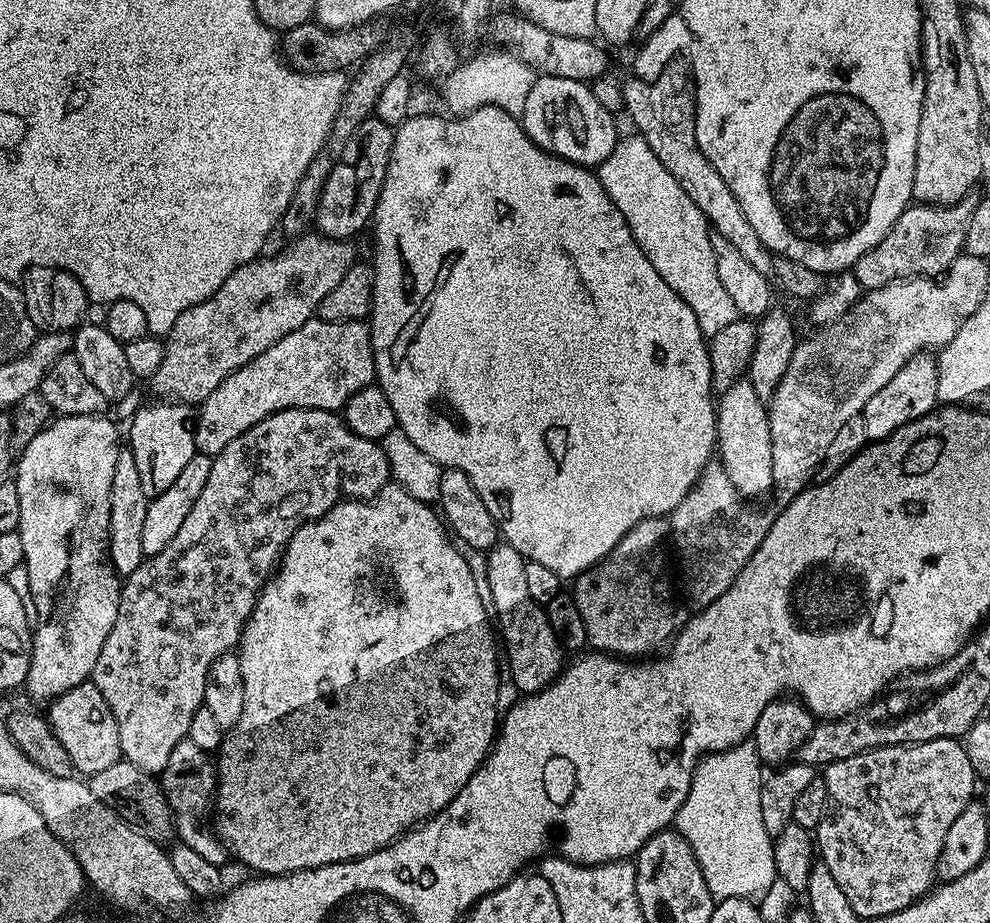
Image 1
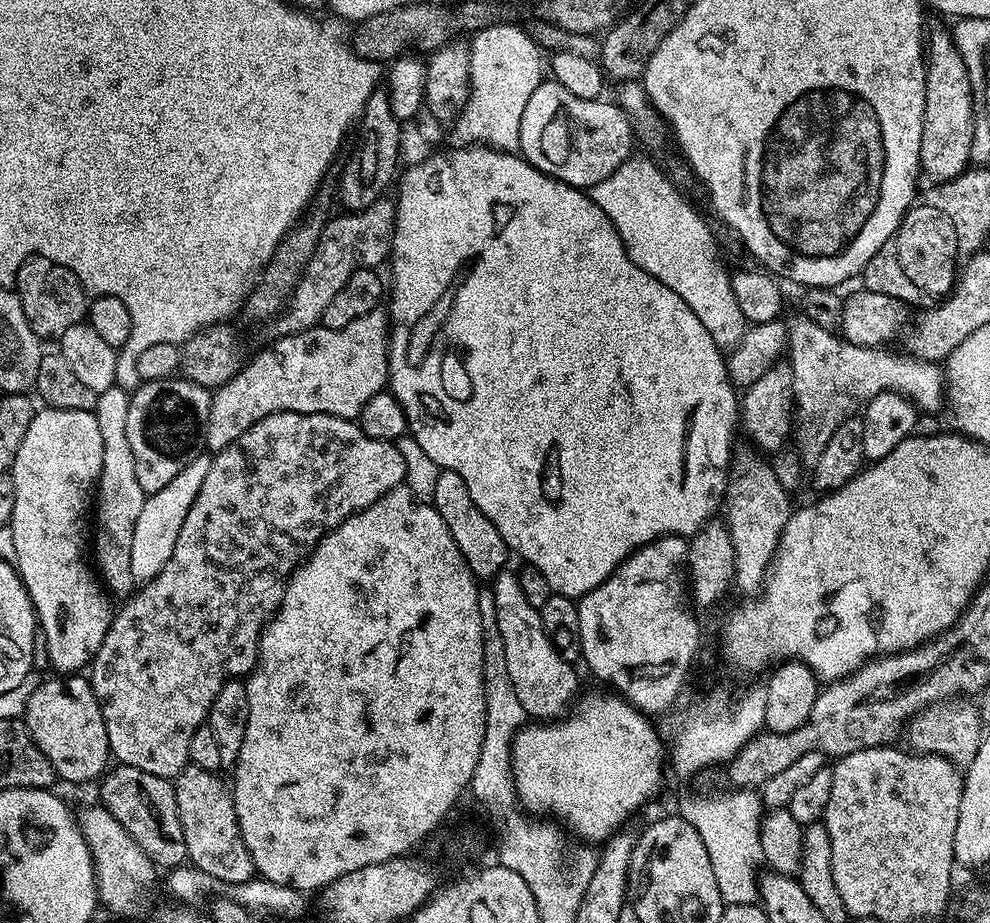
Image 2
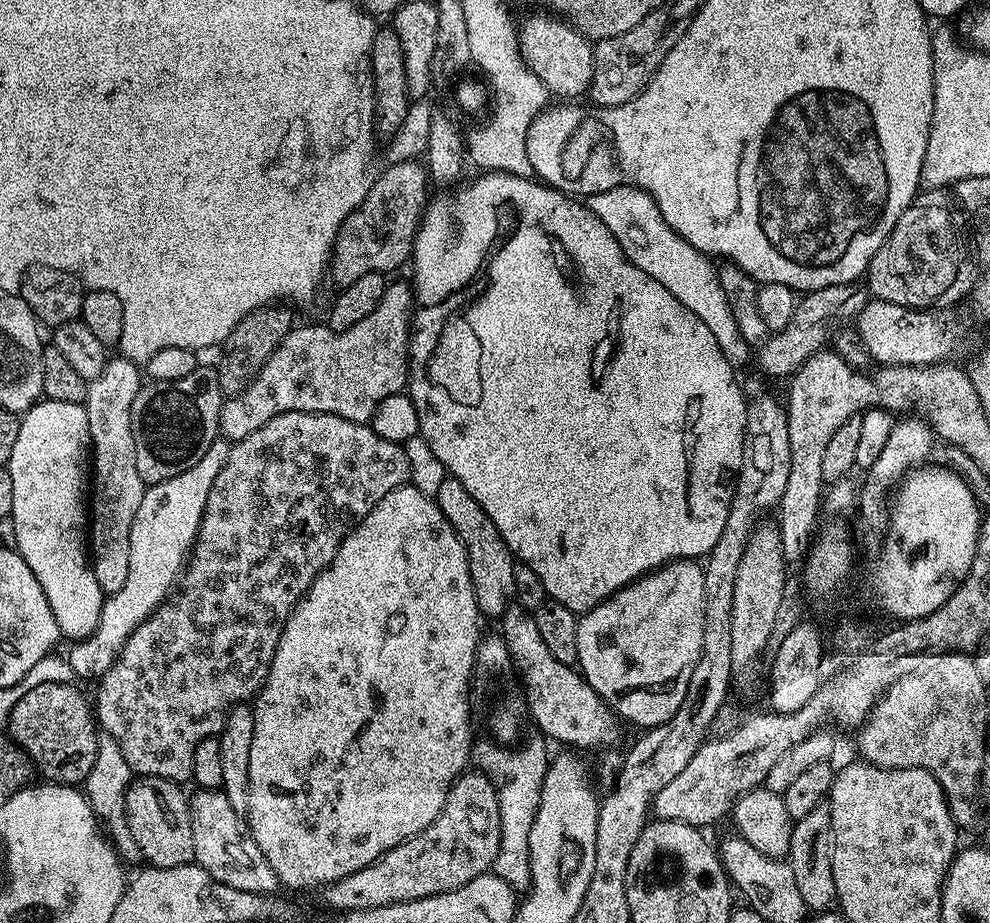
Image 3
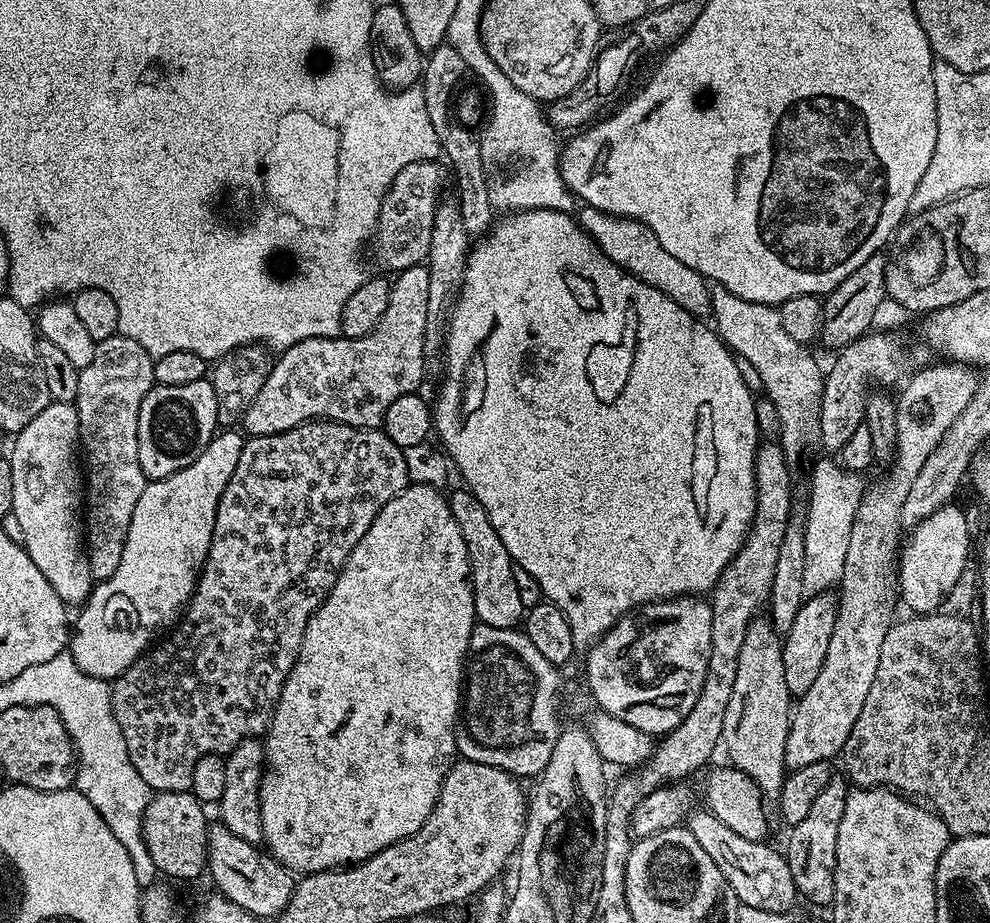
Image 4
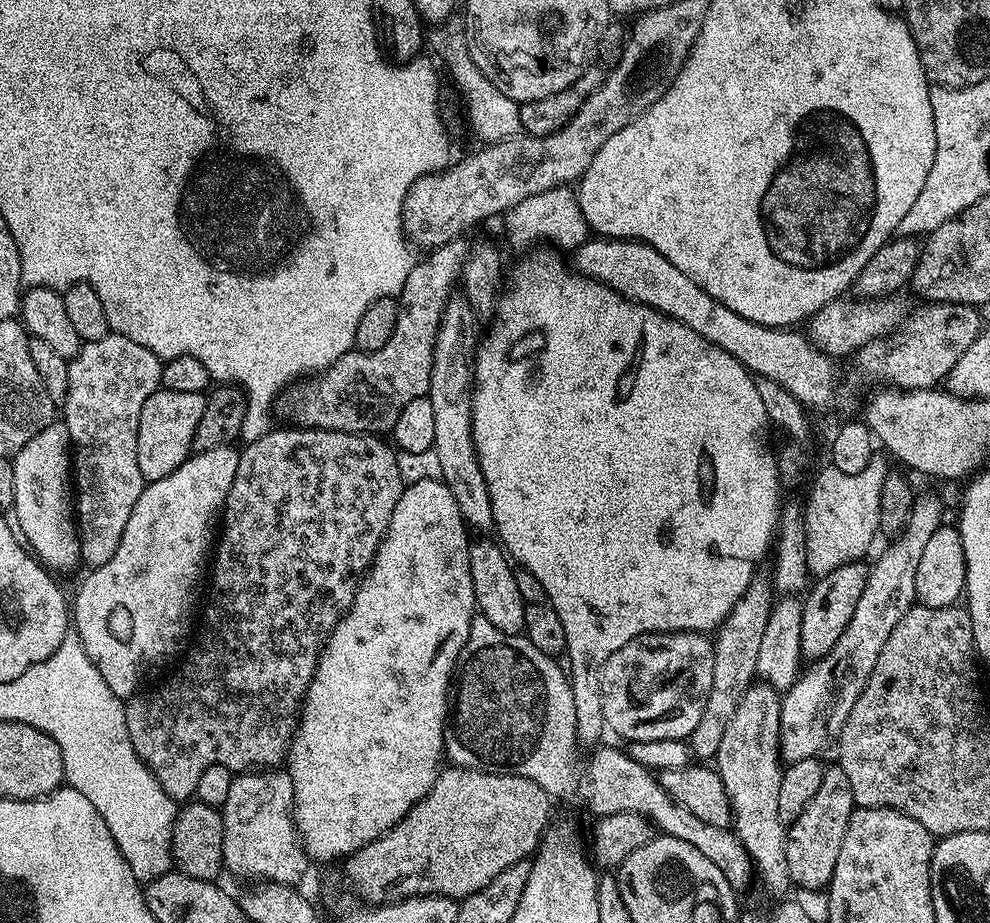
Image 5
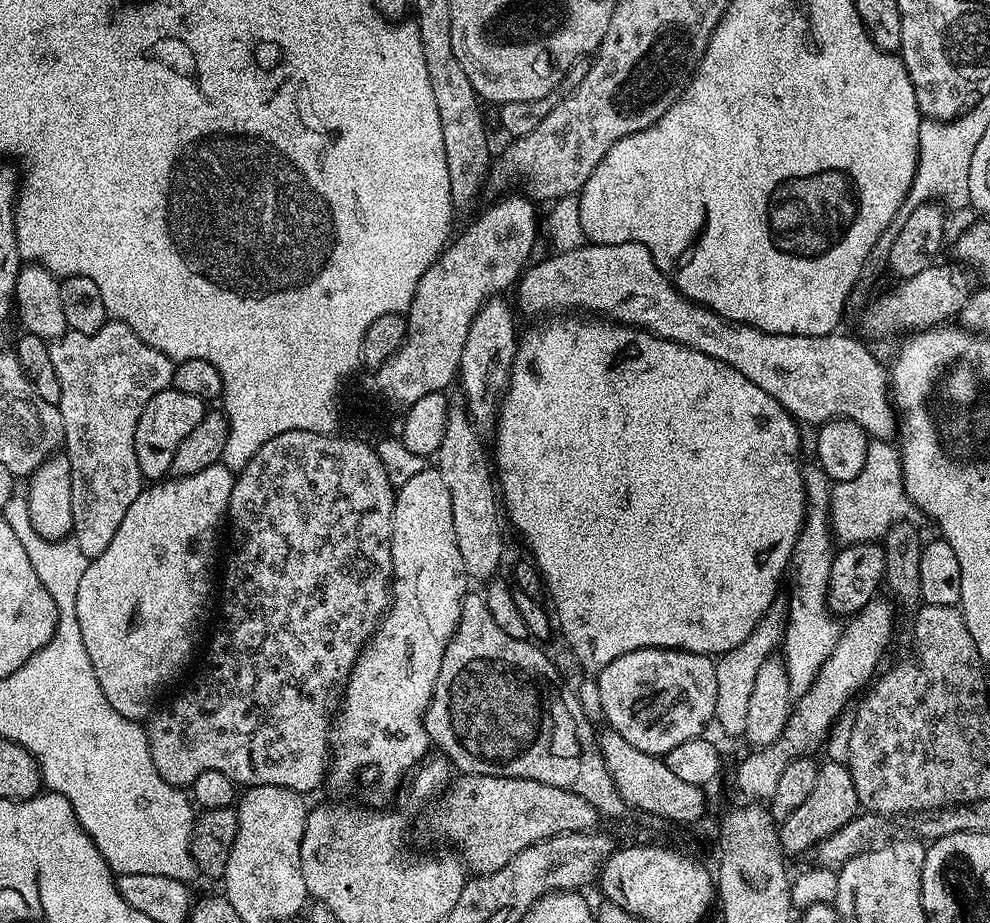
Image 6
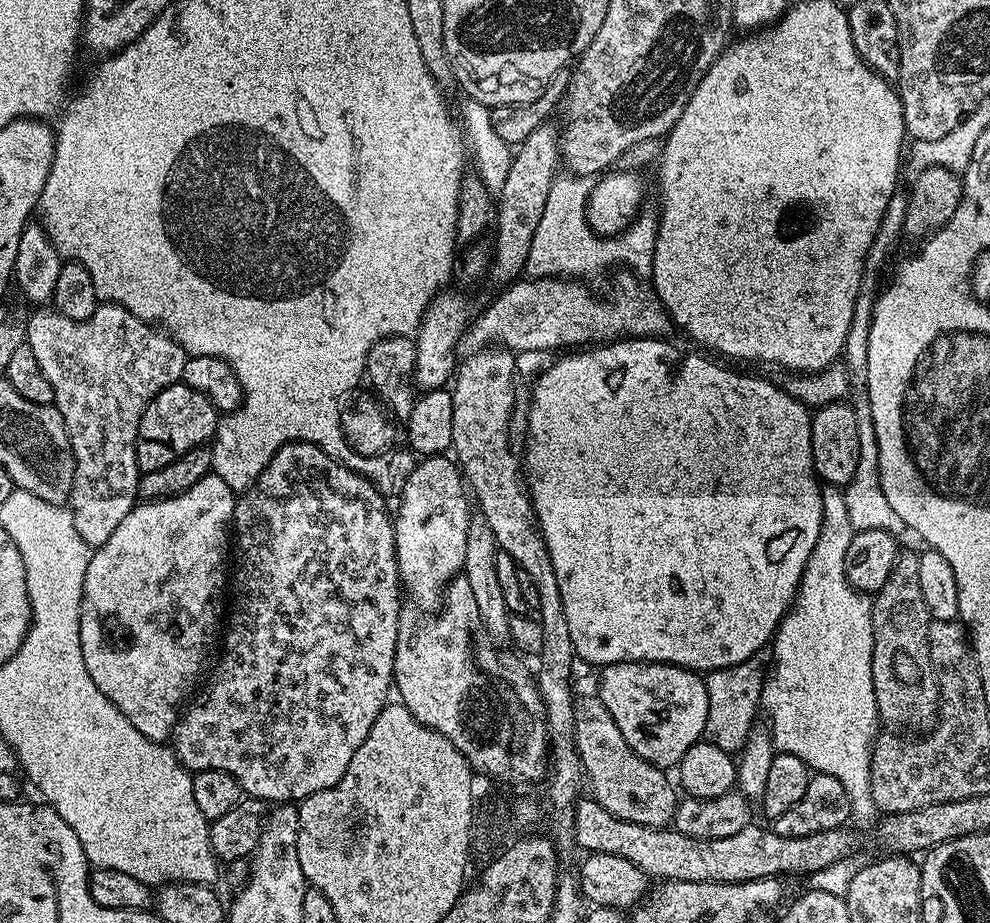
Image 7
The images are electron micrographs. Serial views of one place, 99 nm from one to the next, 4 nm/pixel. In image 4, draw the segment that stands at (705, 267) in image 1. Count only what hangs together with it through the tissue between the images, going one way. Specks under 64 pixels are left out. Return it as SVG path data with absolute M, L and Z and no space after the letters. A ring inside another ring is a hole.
M584 206L581 209L578 223L600 247L606 259L613 260L619 268L632 273L637 280L645 280L650 286L662 290L690 315L701 318L712 316L712 289L709 281L705 280L702 274L698 274L698 270L690 270L686 262L678 262L674 254L669 254L666 246L658 242L658 234L654 234L650 226L640 220L609 216L607 212L597 208Z

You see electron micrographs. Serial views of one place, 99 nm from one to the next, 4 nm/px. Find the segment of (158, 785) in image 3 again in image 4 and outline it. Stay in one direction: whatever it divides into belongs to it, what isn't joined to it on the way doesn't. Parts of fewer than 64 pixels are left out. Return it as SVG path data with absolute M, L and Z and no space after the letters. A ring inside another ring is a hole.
M158 792L151 797L148 811L142 821L142 835L148 844L150 858L154 858L154 866L161 877L173 876L176 880L196 880L205 875L208 867L208 830L210 819L205 805L193 792Z

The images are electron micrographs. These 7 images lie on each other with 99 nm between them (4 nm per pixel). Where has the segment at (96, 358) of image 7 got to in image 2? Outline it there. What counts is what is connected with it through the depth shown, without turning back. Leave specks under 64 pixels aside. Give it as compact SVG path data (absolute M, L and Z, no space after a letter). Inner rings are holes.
M120 386L99 393L96 397L95 414L98 418L98 430L102 433L102 470L100 479L94 489L94 539L91 541L91 551L96 551L94 568L98 573L109 597L127 598L136 591L138 581L134 578L134 568L130 566L130 548L134 546L134 526L138 526L138 514L142 514L142 506L146 494L142 486L138 486L138 477L134 470L134 454L130 450L130 441L126 438L126 410L130 410L129 393L123 392Z

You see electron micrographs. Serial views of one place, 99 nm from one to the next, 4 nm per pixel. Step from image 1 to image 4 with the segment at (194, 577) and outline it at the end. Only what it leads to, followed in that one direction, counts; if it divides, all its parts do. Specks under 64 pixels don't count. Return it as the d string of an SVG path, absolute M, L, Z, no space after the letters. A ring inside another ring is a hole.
M312 420L309 424L300 424L282 434L245 439L244 449L238 457L238 467L230 477L230 482L226 482L226 490L222 490L222 498L218 502L214 534L204 569L200 571L200 580L196 583L196 590L192 593L178 623L163 637L164 641L161 639L153 643L144 655L139 656L110 684L114 718L118 722L118 730L122 730L126 754L130 754L134 770L142 774L142 782L146 782L146 786L153 793L189 791L194 778L194 766L198 763L198 758L202 758L202 754L227 754L243 740L260 738L267 733L268 723L272 720L276 703L282 694L282 686L300 653L302 638L306 634L310 618L328 597L328 591L332 589L340 571L346 566L354 546L362 542L362 534L370 530L370 522L374 522L382 506L386 506L386 502L390 502L390 498L407 488L409 483L404 449L394 446L394 442L390 442L390 438L382 430L355 428L335 424L332 420Z

